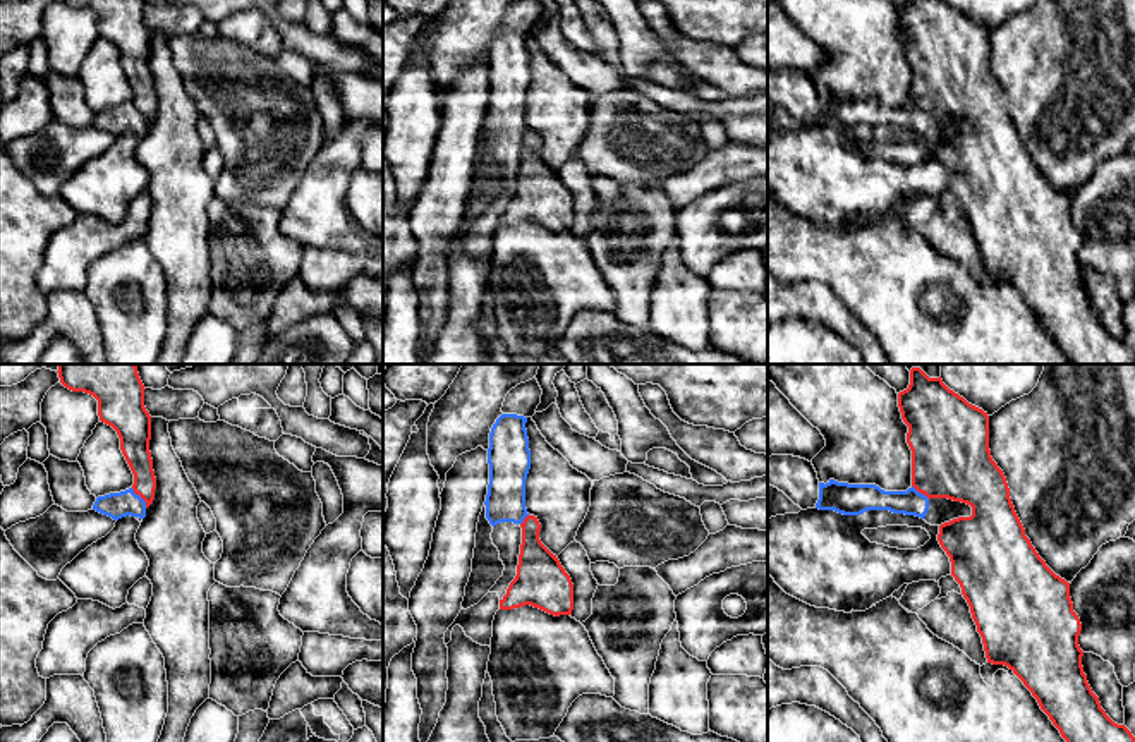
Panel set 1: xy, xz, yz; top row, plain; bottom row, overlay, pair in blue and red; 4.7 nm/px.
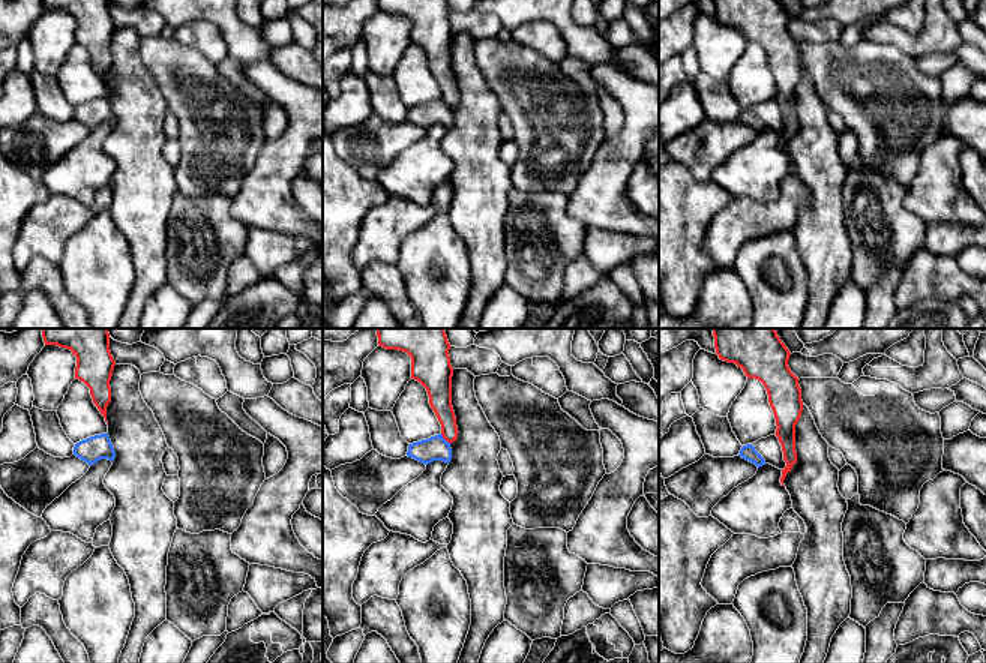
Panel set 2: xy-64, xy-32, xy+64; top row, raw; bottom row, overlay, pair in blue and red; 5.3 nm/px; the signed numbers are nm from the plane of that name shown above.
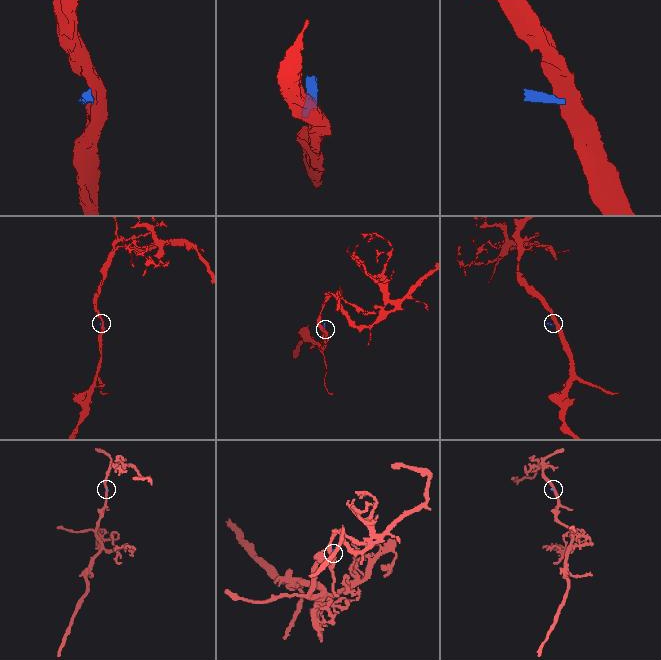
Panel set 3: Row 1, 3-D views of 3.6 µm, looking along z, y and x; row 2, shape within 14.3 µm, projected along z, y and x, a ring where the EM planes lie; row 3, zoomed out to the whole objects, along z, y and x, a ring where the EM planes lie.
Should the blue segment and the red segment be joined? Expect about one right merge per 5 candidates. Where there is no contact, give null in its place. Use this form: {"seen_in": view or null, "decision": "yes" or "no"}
{"seen_in": "xy", "decision": "no"}

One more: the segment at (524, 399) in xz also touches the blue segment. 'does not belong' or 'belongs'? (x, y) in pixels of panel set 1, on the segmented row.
belongs

